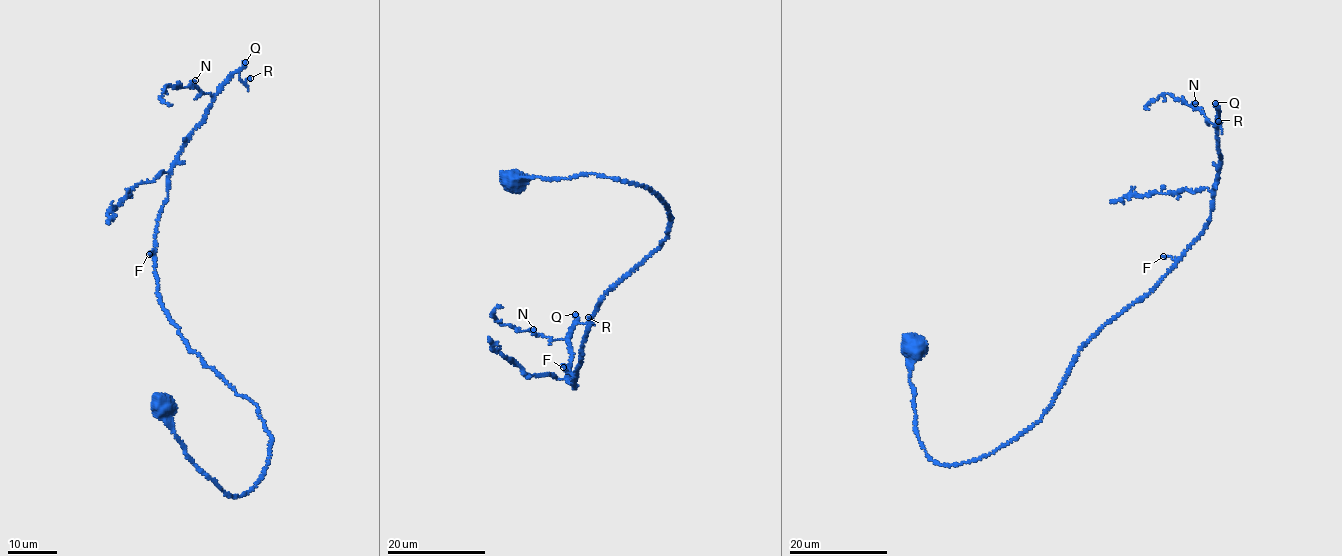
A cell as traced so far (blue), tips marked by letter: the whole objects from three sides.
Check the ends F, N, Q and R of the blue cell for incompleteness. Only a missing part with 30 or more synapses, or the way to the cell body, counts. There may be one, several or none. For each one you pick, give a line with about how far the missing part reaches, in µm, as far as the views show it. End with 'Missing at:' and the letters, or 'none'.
Q: about 150 µm are missing
Missing at: Q

